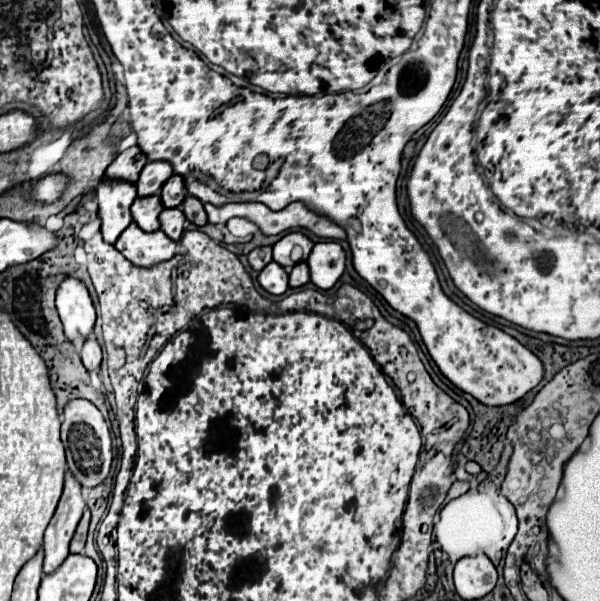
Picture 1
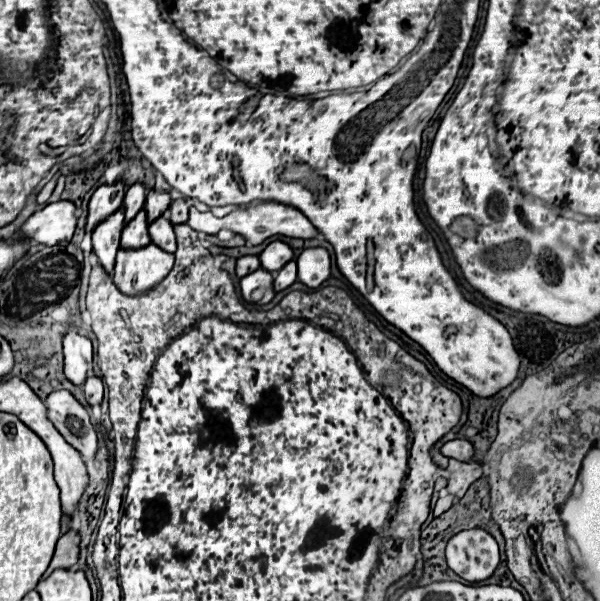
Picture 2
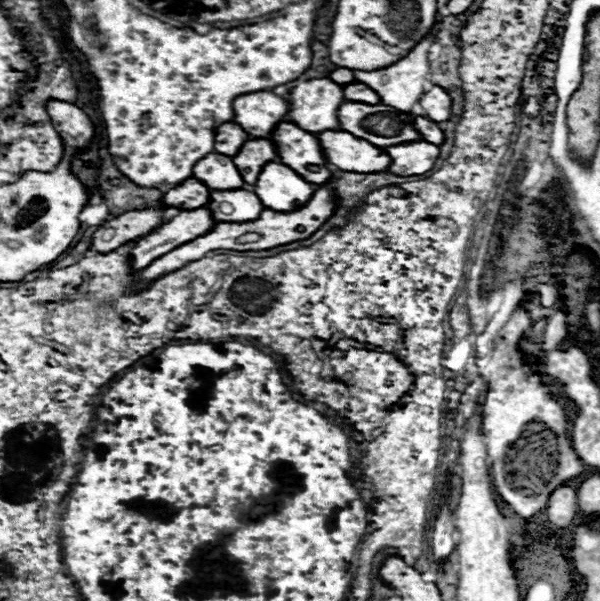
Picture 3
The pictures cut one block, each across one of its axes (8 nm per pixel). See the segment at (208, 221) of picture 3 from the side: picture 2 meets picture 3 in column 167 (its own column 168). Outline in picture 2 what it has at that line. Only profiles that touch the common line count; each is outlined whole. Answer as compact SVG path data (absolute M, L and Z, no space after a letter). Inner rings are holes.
M160 216L160 220L154 220L148 228L148 234L152 238L152 244L162 248L164 252L170 252L170 254L176 252L176 238L168 216Z

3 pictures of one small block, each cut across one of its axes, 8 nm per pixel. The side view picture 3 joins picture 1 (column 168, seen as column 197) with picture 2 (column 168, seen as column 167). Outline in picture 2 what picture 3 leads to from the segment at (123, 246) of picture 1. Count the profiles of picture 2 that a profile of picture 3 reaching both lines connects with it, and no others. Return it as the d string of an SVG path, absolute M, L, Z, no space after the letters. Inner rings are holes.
M154 244L138 250L120 250L116 256L114 284L128 296L140 296L156 288L172 270L174 254L168 254Z

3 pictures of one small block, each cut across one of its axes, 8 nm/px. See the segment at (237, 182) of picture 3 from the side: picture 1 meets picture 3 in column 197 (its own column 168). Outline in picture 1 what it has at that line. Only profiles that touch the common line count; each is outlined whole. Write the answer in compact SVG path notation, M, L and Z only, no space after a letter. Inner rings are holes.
M150 162L142 168L140 178L136 182L136 190L140 198L154 196L160 192L162 184L172 176L172 166L168 162Z

